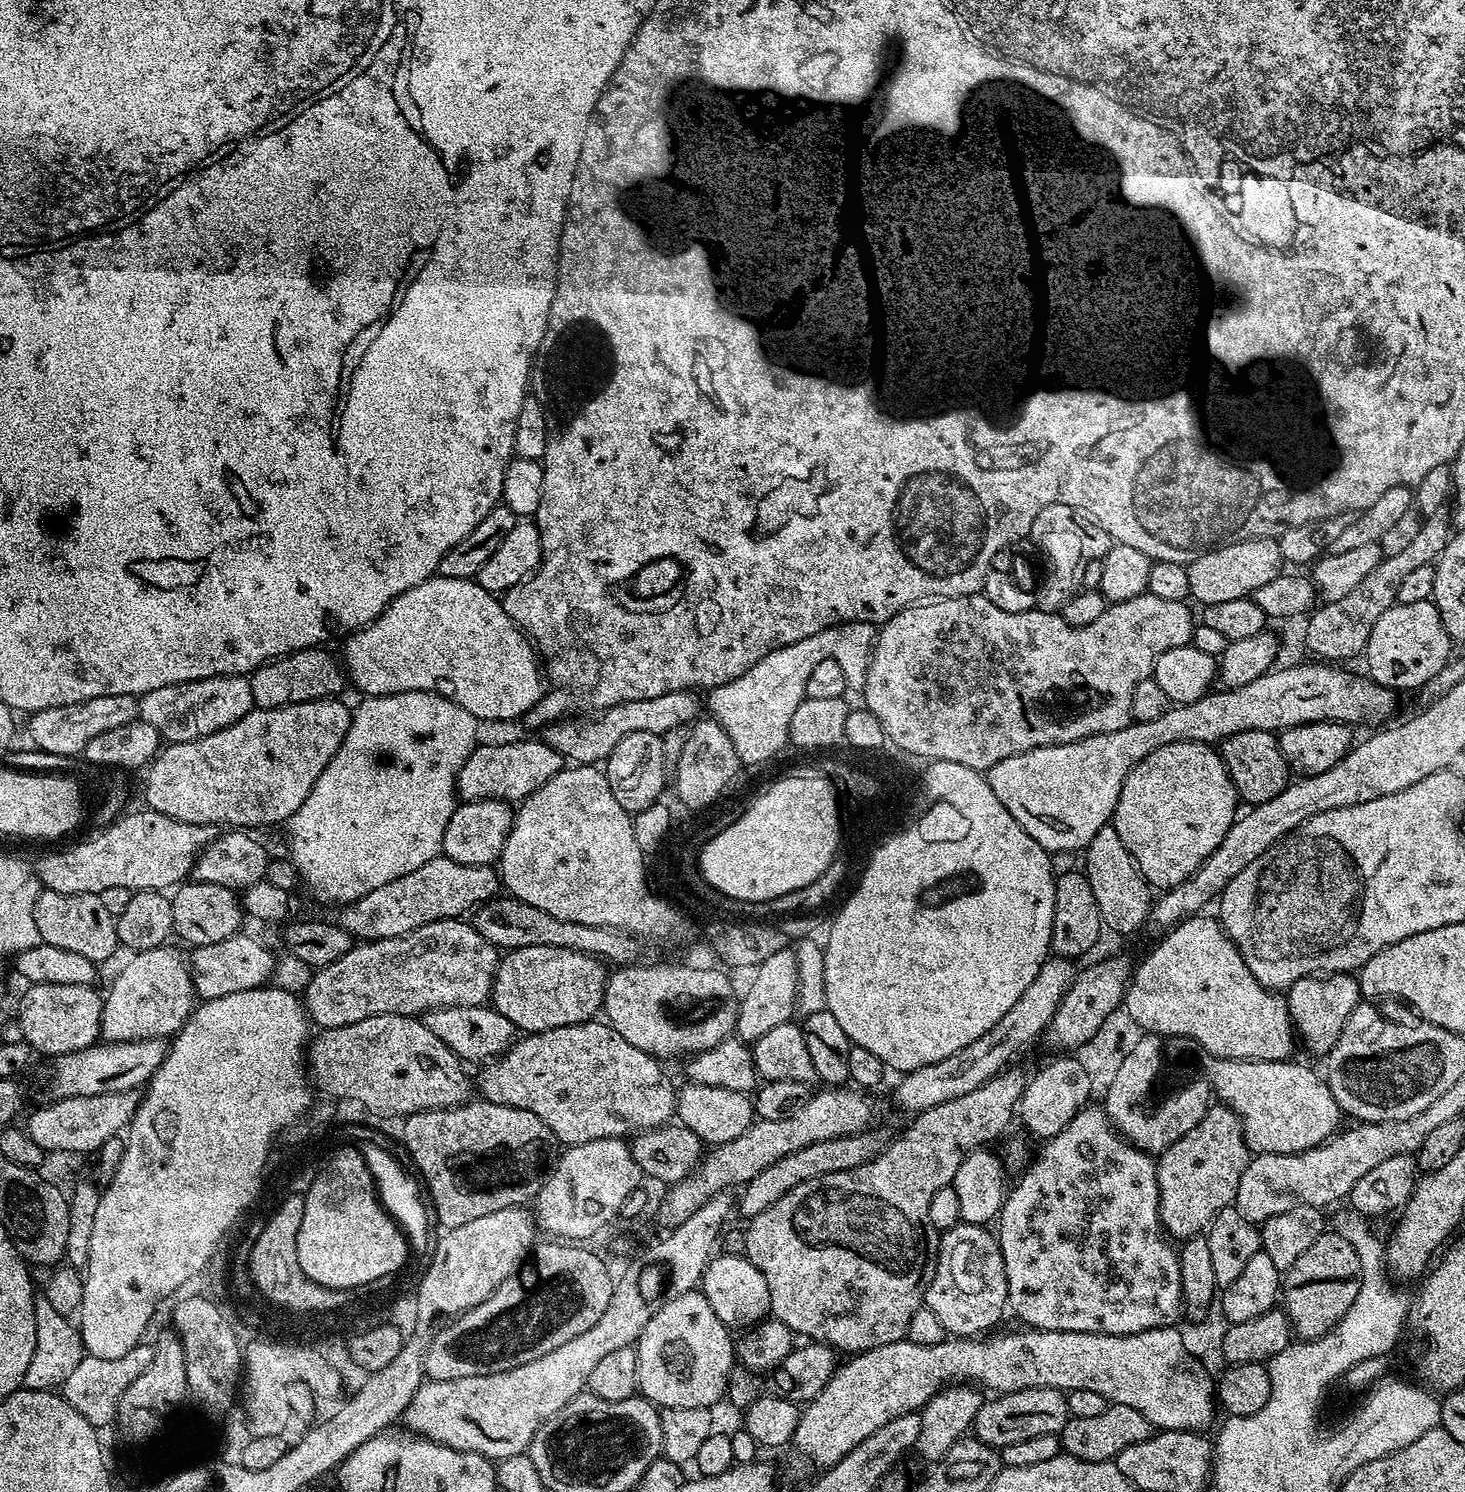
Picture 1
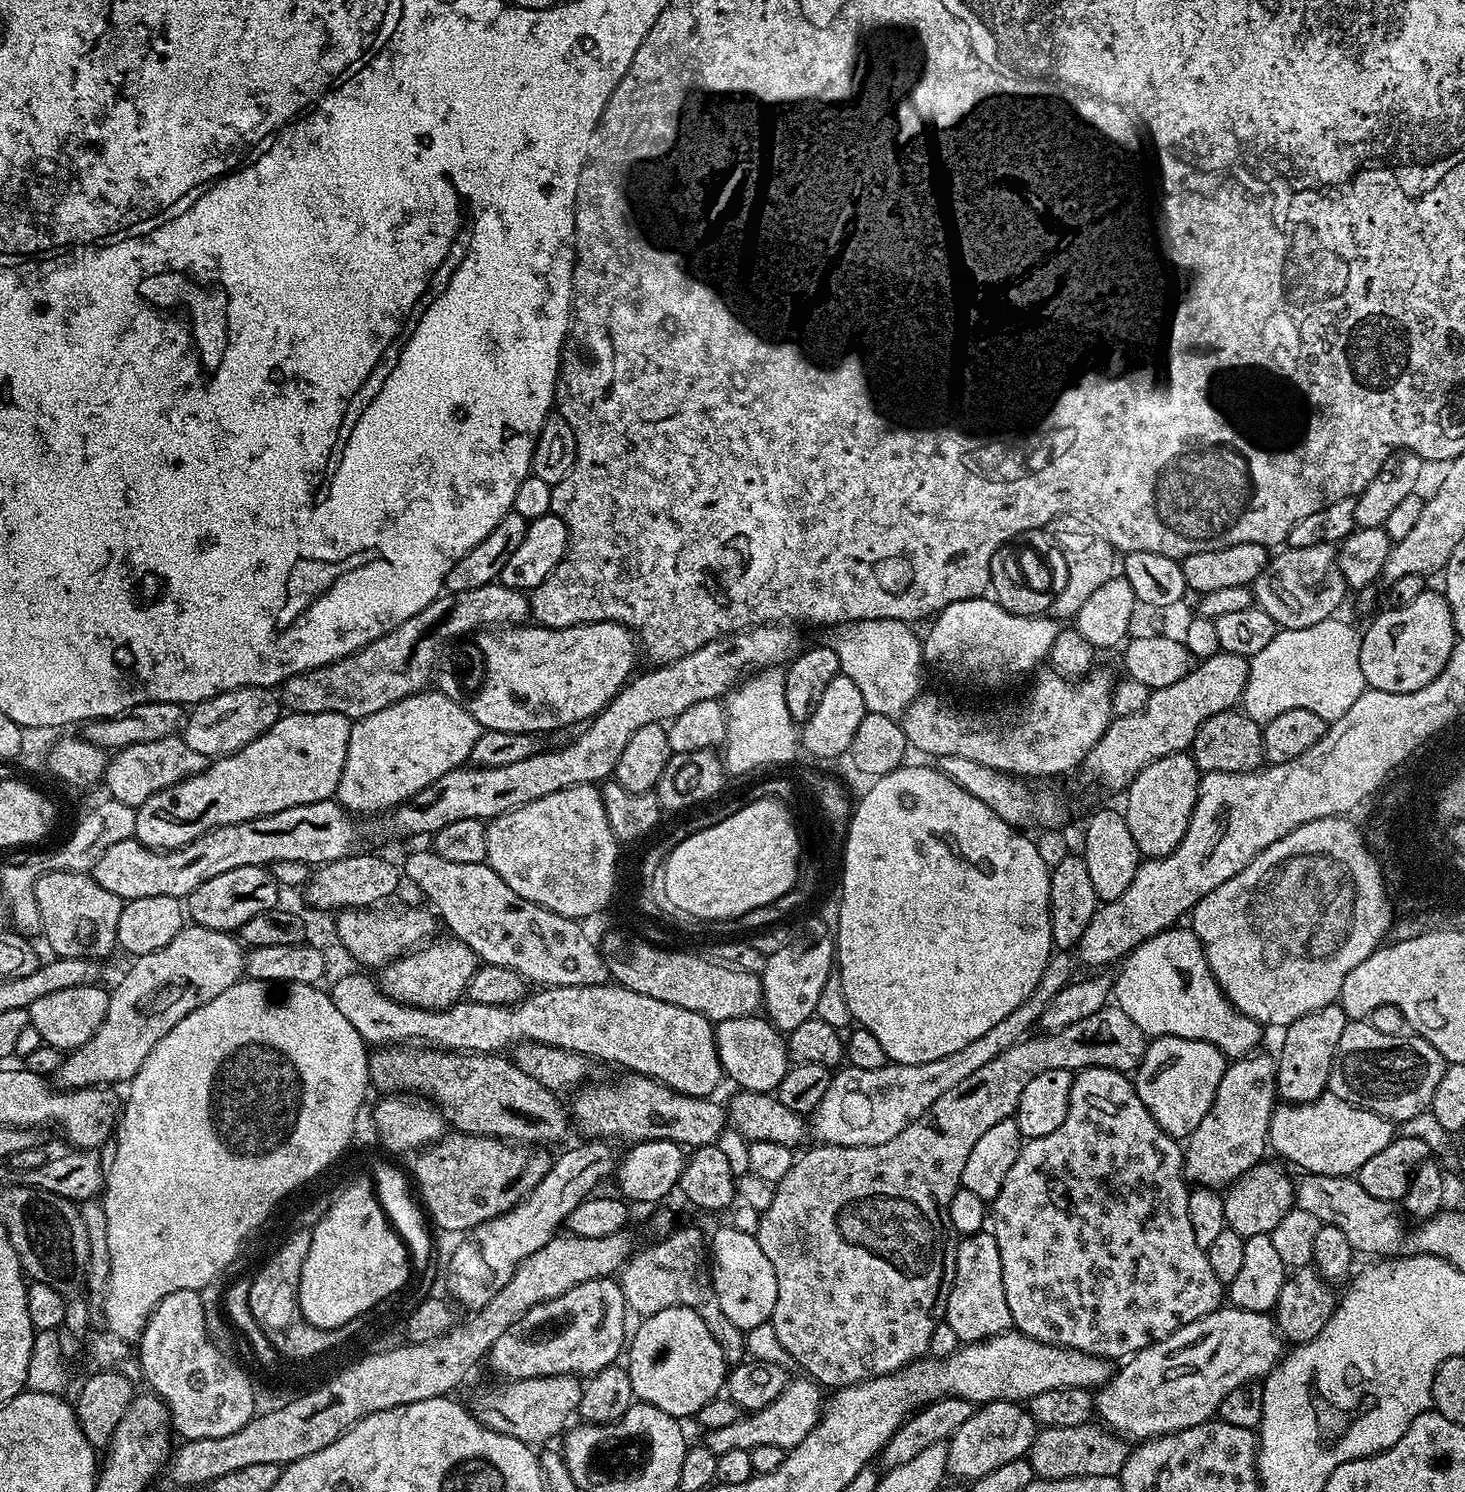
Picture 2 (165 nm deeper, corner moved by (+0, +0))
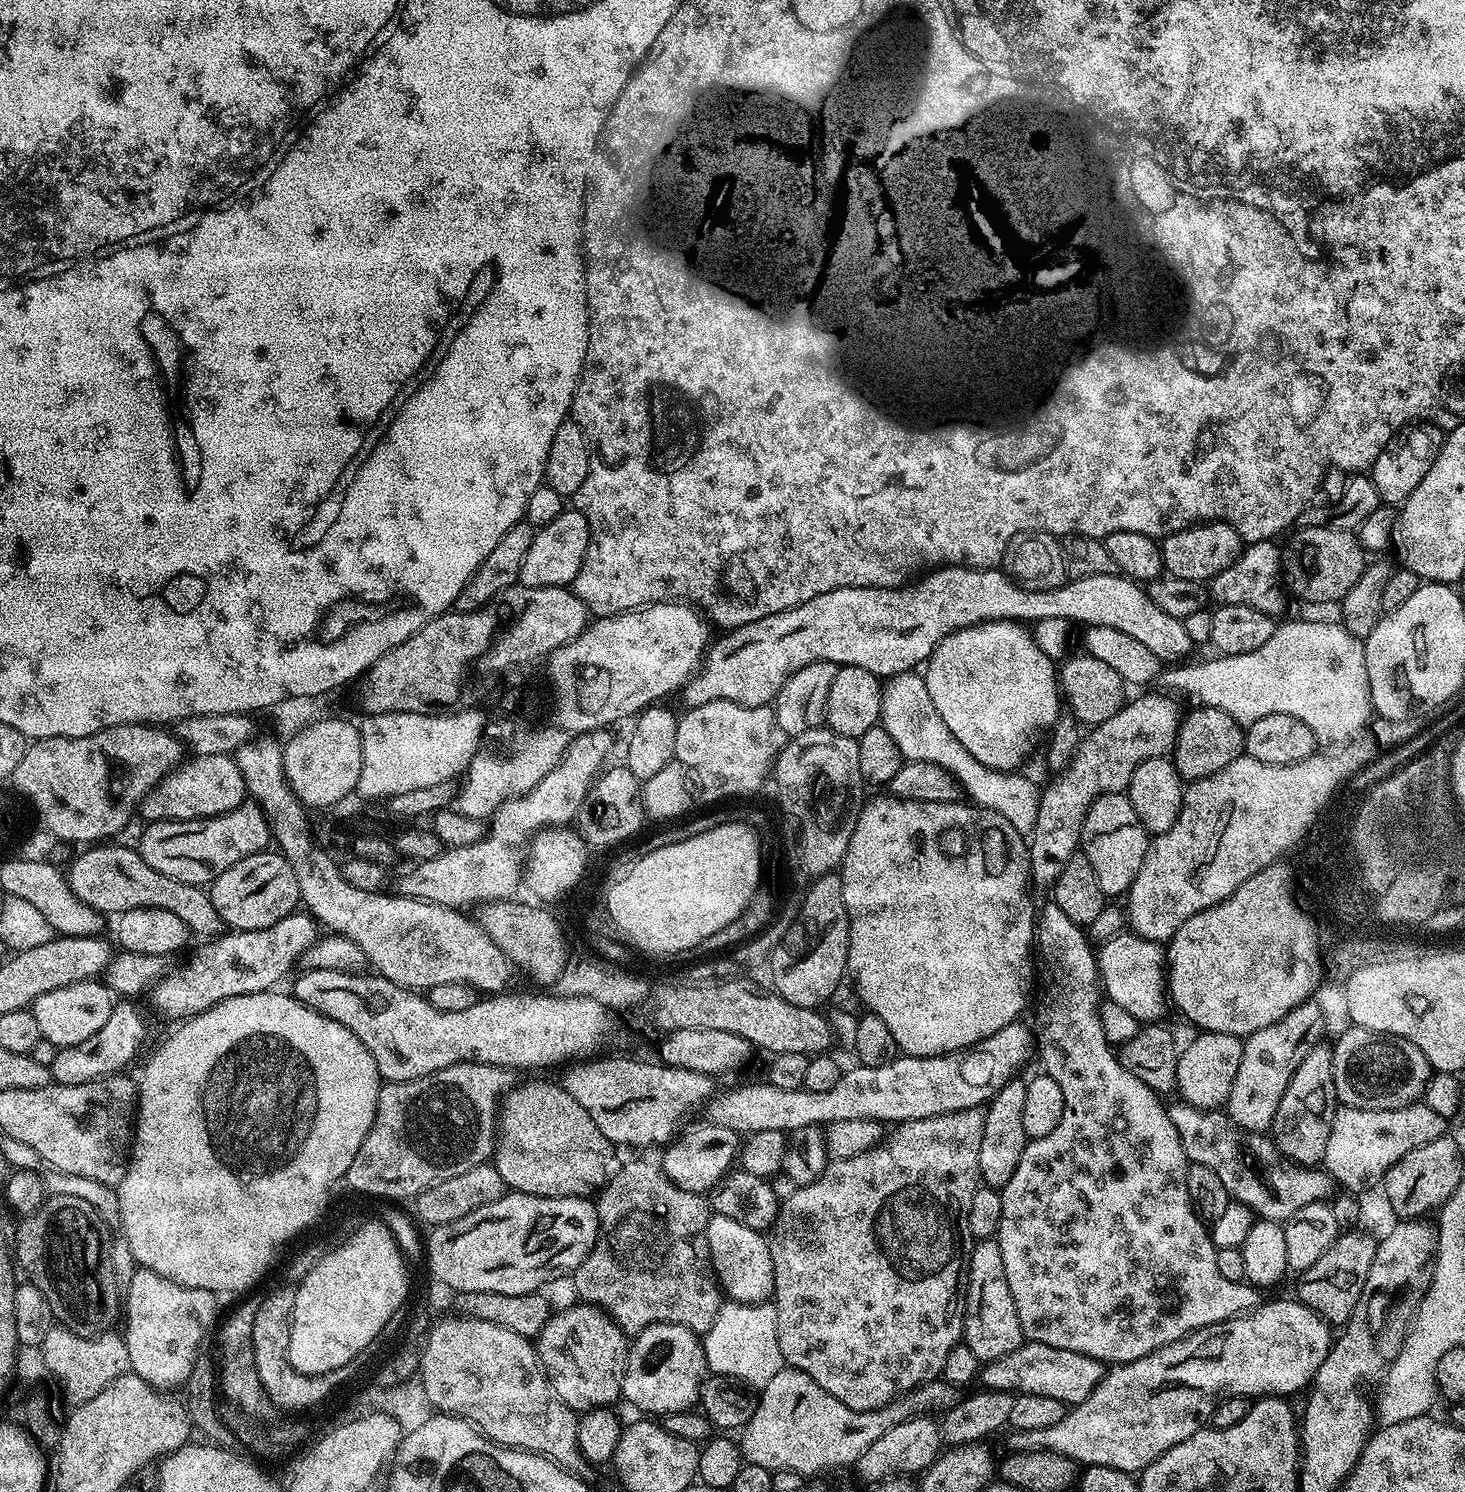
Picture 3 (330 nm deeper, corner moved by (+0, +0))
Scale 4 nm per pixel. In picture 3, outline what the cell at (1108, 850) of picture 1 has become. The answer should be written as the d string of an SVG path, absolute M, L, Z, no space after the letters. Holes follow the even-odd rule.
M1124 792L1099 796L1092 803L1080 831L1080 848L1090 862L1105 897L1123 897L1138 876L1146 857L1150 834L1140 825L1138 814Z

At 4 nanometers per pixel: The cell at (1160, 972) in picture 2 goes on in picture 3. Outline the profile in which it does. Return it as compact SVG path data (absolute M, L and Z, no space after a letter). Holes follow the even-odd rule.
M1121 934L1098 948L1098 980L1103 991L1125 1012L1140 1022L1160 1022L1166 1004L1166 952L1159 943L1135 934Z

